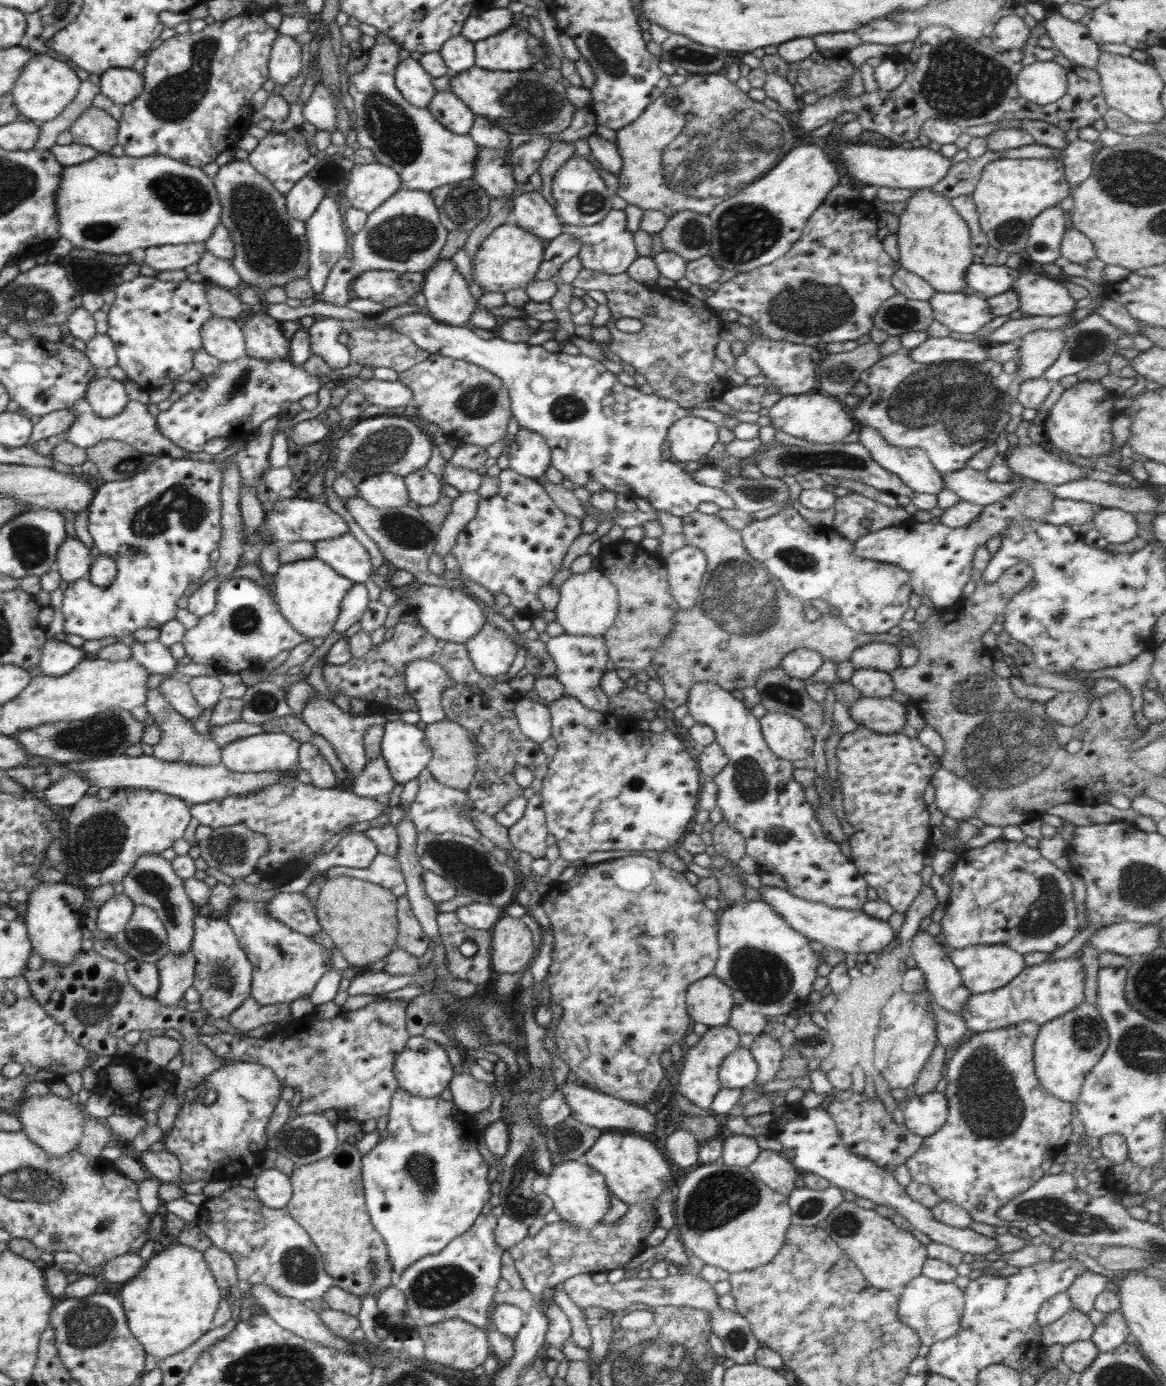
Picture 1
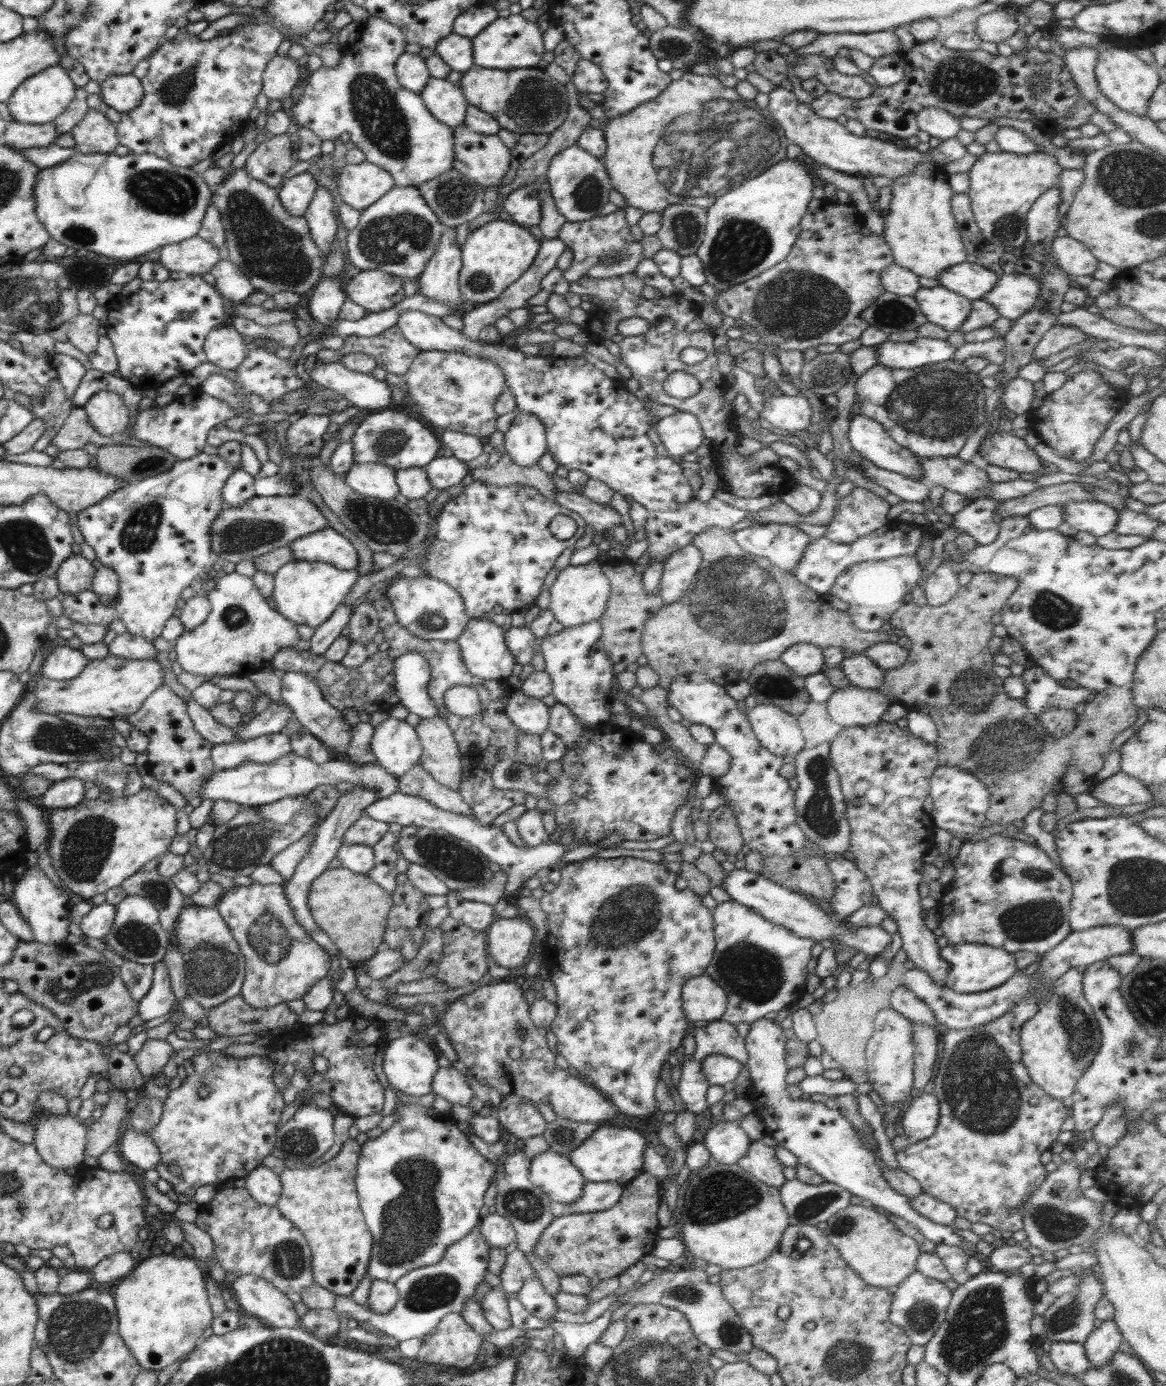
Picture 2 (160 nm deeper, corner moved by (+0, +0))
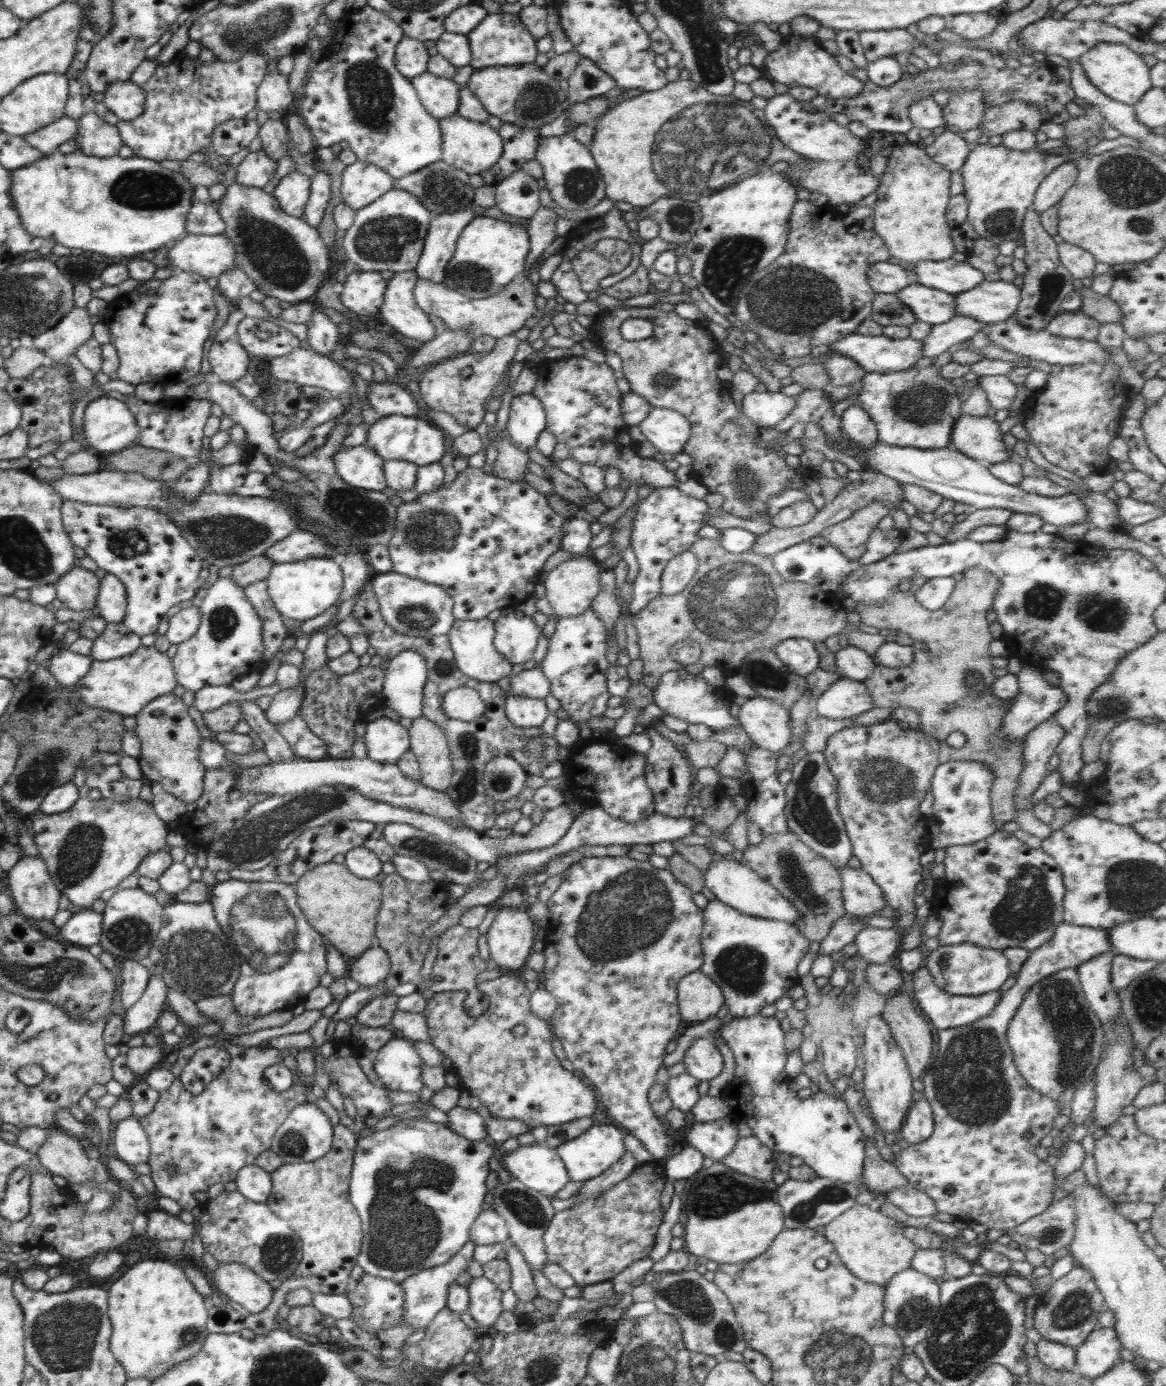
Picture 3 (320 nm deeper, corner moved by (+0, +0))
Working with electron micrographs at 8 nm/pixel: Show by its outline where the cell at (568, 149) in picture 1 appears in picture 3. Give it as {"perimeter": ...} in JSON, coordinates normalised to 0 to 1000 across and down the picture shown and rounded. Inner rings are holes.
{"perimeter":[[[463,149],[456,157],[454,157],[452,168],[454,169],[455,183],[451,186],[449,194],[453,194],[460,187],[467,183],[473,174],[478,172],[477,159],[480,156],[475,152]]]}

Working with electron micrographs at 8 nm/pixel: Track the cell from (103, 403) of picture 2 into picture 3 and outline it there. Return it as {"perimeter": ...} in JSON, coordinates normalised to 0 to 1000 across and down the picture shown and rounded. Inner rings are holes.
{"perimeter":[[[85,286],[75,291],[71,299],[75,324],[85,330],[116,322],[119,307],[106,290]]]}

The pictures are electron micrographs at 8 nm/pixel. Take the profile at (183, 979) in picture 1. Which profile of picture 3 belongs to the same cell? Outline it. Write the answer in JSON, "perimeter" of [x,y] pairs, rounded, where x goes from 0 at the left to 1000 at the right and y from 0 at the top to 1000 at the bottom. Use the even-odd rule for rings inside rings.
{"perimeter":[[[131,703],[122,719],[108,729],[105,734],[105,744],[108,750],[115,747],[123,747],[133,742],[134,737],[141,728],[143,728],[142,709]]]}

